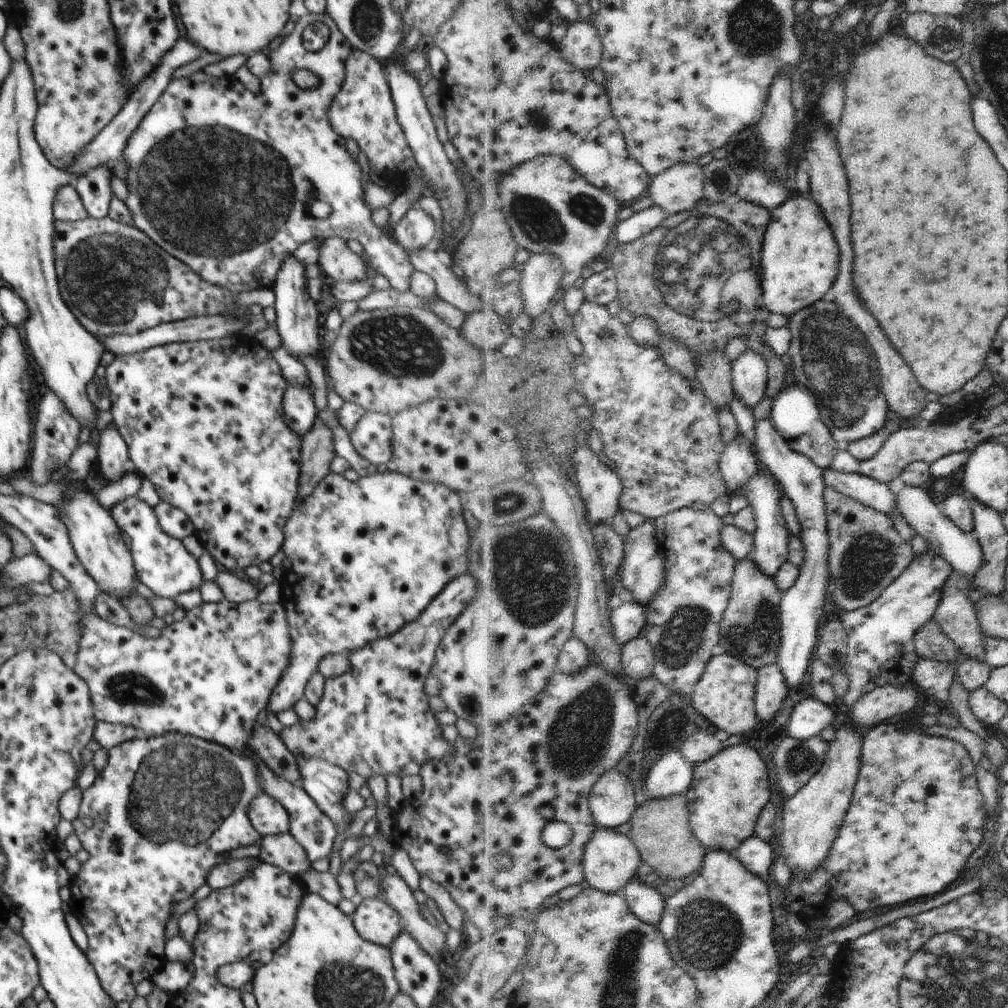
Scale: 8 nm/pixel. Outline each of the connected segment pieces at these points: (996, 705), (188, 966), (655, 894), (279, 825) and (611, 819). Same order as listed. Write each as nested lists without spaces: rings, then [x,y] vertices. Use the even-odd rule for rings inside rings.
[[[980,687],[969,694],[971,713],[985,726],[994,726],[1004,718],[1007,703],[997,699],[987,688]]]
[[[166,961],[162,970],[151,977],[151,982],[158,988],[174,995],[186,990],[193,979],[195,968],[193,961]]]
[[[637,876],[628,885],[624,894],[633,908],[634,914],[648,924],[659,926],[665,915],[668,900],[656,889],[655,884],[645,884]]]
[[[264,792],[250,801],[247,806],[247,815],[252,826],[262,837],[289,831],[290,817],[284,805]]]
[[[618,768],[600,779],[591,796],[591,807],[600,827],[614,829],[632,822],[640,808],[632,786],[632,781]]]

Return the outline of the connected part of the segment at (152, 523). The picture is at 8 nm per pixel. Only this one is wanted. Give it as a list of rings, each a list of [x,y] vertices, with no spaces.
[[[136,496],[124,500],[110,509],[111,517],[123,532],[130,536],[130,552],[138,581],[162,598],[175,598],[179,594],[199,588],[203,576],[198,560],[182,545],[182,541],[166,534],[158,524],[154,509]]]

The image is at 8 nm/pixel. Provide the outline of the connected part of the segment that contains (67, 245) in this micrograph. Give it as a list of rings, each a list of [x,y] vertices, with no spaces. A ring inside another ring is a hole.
[[[106,216],[101,219],[94,217],[86,217],[84,220],[79,221],[54,221],[54,236],[53,236],[53,249],[55,254],[55,269],[57,272],[58,284],[60,287],[60,296],[66,302],[66,306],[70,308],[72,314],[82,323],[82,326],[98,337],[111,337],[114,335],[136,335],[146,329],[153,329],[162,323],[171,323],[174,321],[181,321],[190,317],[201,317],[208,315],[221,315],[222,313],[230,313],[241,317],[248,314],[246,310],[241,308],[236,309],[234,305],[233,295],[230,291],[219,287],[218,285],[210,284],[205,281],[201,276],[198,276],[187,264],[181,260],[174,258],[168,254],[163,248],[160,248],[145,232],[138,230],[132,225],[120,224],[113,218]]]

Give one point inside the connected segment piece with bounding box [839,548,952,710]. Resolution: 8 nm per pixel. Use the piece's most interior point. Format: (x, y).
(882, 651)

